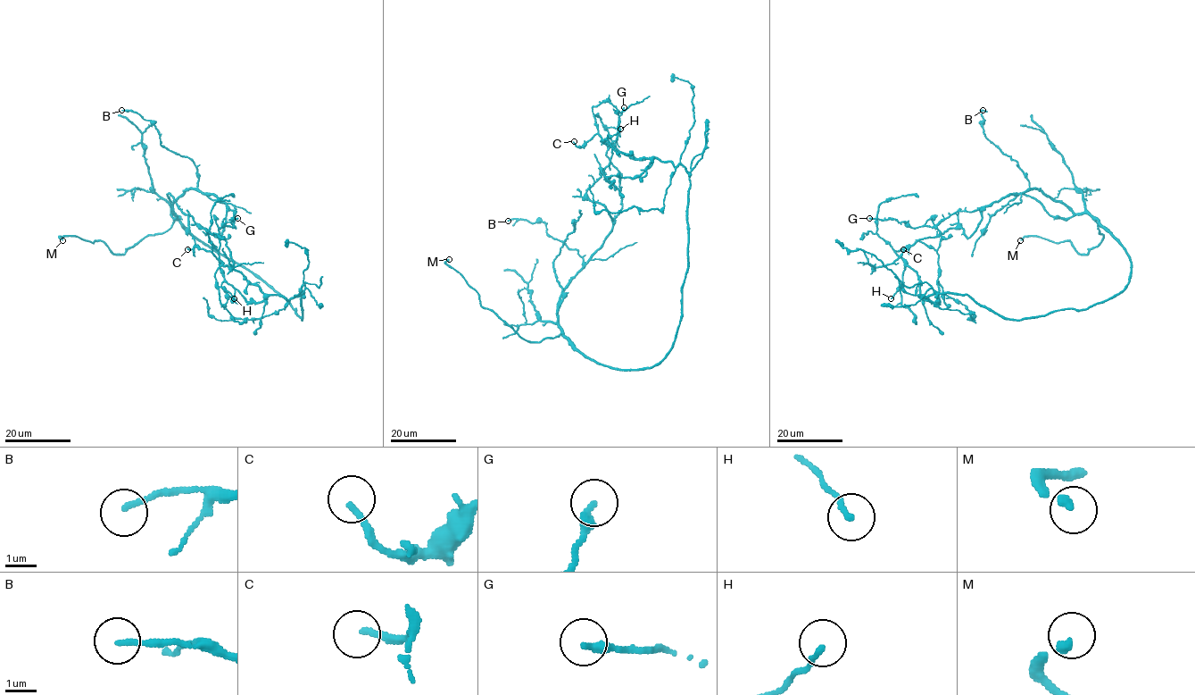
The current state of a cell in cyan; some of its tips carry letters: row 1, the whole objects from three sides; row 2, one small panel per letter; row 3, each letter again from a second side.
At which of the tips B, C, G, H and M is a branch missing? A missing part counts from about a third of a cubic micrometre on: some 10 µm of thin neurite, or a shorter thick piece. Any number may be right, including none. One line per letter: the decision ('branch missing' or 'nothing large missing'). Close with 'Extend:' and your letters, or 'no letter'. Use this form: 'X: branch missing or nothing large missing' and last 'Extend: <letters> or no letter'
B: nothing large missing
C: branch missing
G: nothing large missing
H: nothing large missing
M: branch missing
Extend: C, M

